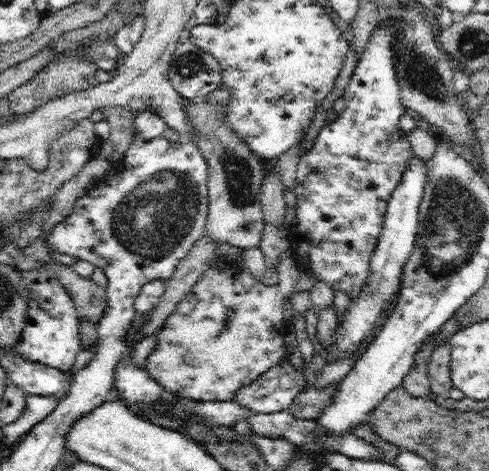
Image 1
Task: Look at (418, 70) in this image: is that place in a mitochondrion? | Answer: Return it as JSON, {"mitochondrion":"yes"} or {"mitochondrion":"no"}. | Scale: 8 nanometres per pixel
{"mitochondrion":"yes"}

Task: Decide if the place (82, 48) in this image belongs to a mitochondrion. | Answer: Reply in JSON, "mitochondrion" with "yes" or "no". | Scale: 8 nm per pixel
{"mitochondrion":"no"}

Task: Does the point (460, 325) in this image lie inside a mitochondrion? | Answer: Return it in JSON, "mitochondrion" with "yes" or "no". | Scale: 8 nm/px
{"mitochondrion":"no"}

